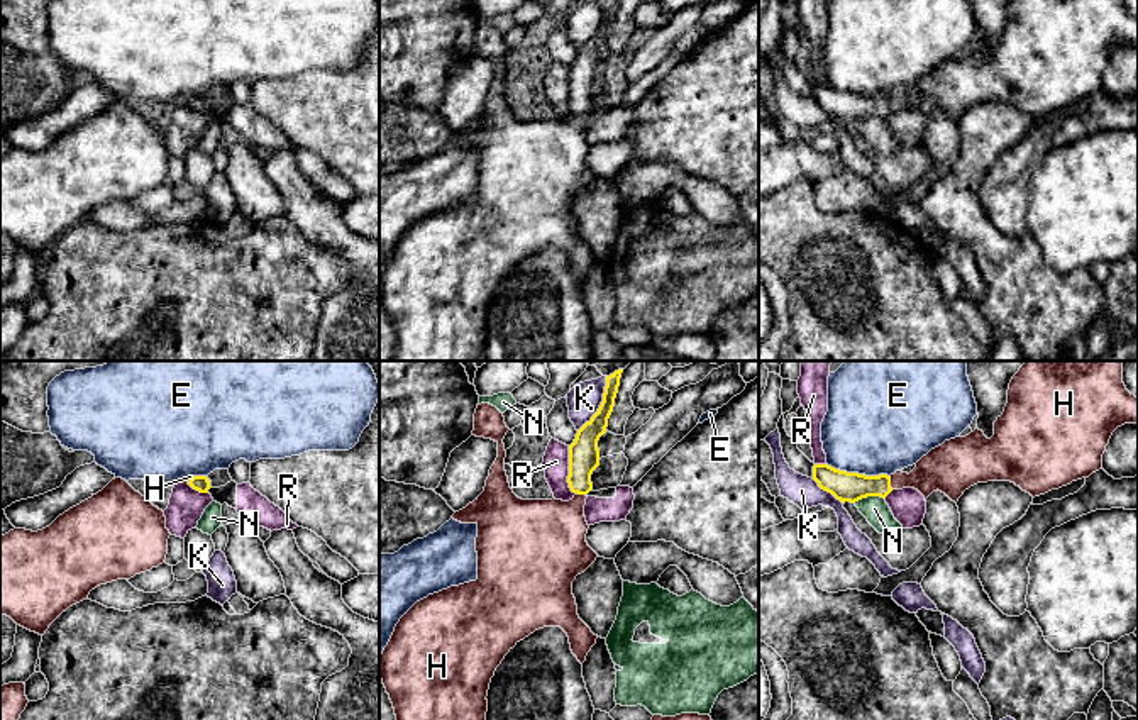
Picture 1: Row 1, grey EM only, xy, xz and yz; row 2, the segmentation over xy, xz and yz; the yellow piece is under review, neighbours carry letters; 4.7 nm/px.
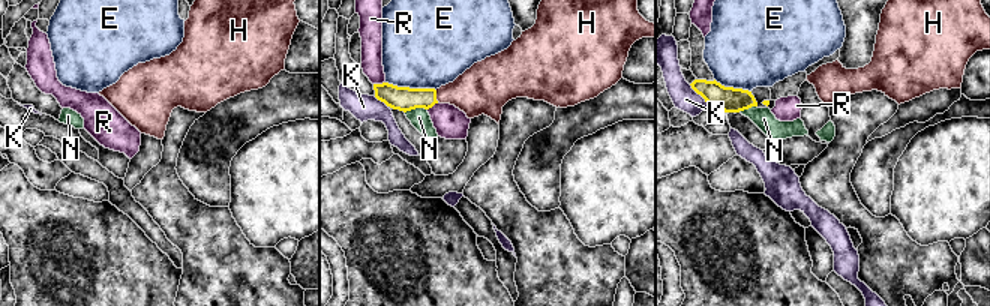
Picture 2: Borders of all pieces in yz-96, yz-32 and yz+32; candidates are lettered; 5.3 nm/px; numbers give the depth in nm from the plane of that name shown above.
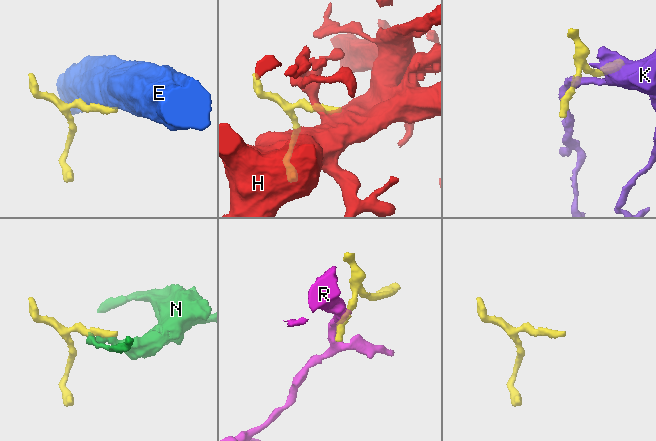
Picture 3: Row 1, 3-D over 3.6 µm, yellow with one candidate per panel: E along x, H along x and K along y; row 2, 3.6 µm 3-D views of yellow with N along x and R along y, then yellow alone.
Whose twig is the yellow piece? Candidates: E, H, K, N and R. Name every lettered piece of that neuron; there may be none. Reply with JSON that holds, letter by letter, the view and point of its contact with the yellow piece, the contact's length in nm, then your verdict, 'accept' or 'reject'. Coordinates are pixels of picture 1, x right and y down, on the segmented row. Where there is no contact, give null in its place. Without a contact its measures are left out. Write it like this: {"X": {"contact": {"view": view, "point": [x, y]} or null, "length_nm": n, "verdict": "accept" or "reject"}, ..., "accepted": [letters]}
{"E": {"contact": {"view": "yz", "point": [857, 473]}, "length_nm": 320, "verdict": "reject"}, "H": {"contact": {"view": "yz", "point": [889, 483]}, "length_nm": 70, "verdict": "accept"}, "K": {"contact": {"view": "xz", "point": [602, 404]}, "length_nm": 300, "verdict": "reject"}, "N": {"contact": {"view": "yz", "point": [867, 495]}, "length_nm": 150, "verdict": "reject"}, "R": {"contact": {"view": "xz", "point": [569, 470]}, "length_nm": 240, "verdict": "reject"}, "accepted": ["H"]}

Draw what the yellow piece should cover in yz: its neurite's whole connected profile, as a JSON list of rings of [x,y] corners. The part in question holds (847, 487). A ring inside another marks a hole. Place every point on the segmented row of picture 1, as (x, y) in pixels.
[[[1025,361],[1013,376],[1004,412],[987,439],[975,429],[965,437],[945,440],[923,456],[908,474],[865,476],[828,464],[813,466],[813,479],[842,503],[867,496],[886,498],[892,490],[914,488],[925,500],[933,491],[958,501],[977,483],[1011,481],[1033,498],[1089,478],[1102,469],[1102,454],[1113,432],[1124,424],[1138,424],[1138,398],[1123,383],[1124,361]]]

